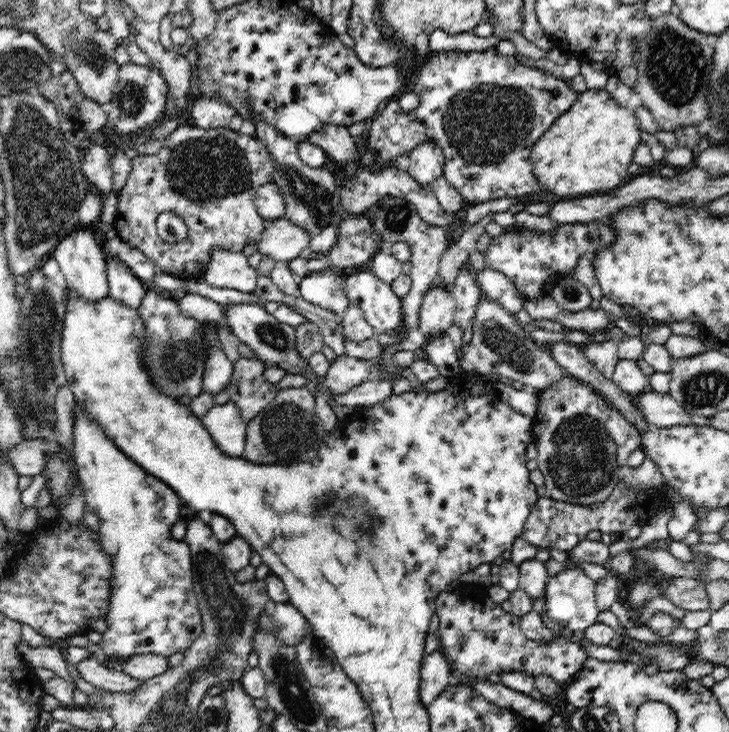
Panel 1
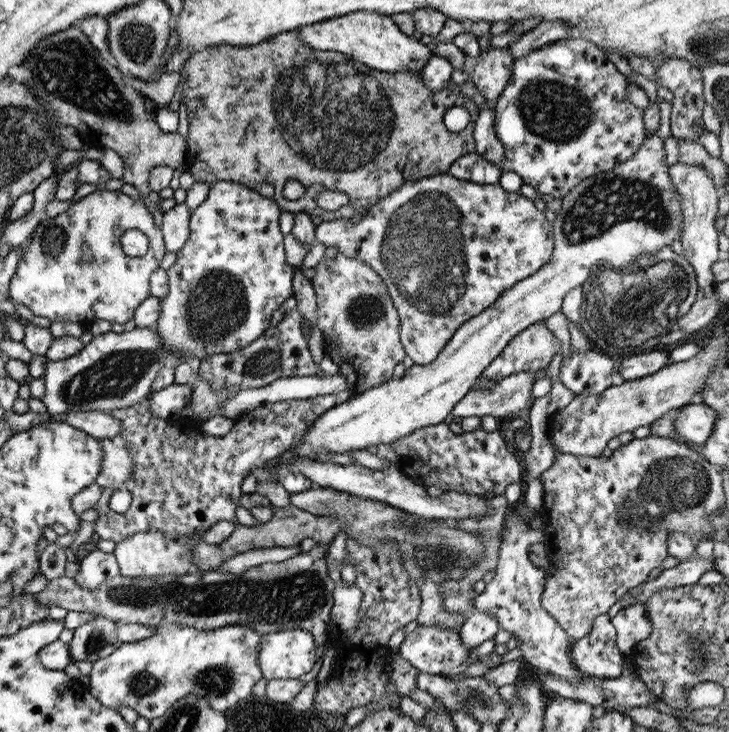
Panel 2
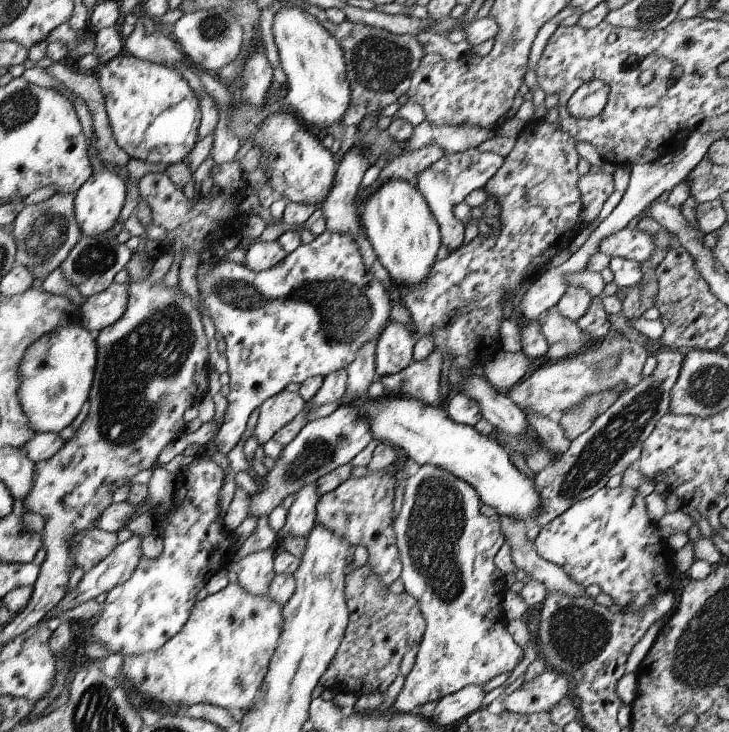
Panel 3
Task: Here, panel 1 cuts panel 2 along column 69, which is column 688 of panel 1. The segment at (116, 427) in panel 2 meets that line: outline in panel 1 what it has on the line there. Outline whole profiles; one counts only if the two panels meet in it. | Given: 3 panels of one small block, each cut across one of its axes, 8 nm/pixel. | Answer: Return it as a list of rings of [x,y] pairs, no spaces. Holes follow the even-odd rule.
[[[644,392],[636,400],[638,410],[656,428],[674,428],[674,426],[692,426],[692,414],[680,406],[670,394]]]

